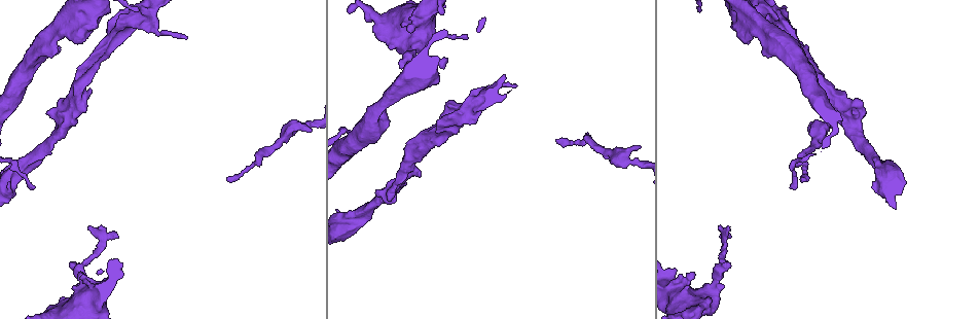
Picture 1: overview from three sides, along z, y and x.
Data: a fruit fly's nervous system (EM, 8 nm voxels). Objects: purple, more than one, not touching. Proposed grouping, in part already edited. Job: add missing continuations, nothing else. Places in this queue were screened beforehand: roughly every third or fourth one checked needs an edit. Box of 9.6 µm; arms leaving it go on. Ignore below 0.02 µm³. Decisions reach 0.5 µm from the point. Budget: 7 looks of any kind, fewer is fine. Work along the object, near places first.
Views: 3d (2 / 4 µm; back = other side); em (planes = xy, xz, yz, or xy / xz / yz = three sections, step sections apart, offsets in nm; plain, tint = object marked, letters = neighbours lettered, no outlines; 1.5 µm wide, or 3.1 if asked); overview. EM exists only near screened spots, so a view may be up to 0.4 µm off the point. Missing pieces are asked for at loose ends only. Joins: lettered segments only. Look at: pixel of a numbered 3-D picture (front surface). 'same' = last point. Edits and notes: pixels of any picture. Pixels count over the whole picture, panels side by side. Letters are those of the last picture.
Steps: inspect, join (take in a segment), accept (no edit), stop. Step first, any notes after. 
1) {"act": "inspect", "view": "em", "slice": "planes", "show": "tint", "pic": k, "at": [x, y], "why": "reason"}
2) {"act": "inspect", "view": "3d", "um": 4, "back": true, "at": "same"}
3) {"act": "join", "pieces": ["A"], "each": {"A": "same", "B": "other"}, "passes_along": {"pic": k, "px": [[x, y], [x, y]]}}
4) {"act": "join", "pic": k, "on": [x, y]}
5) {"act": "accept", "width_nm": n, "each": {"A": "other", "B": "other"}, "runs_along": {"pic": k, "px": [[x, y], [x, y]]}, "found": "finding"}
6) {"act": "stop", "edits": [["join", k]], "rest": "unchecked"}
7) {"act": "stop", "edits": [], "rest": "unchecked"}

{"act": "inspect", "view": "em", "slice": "xy", "step": 4, "show": "letters", "pic": 1, "at": [87, 228], "why": "an open end"}

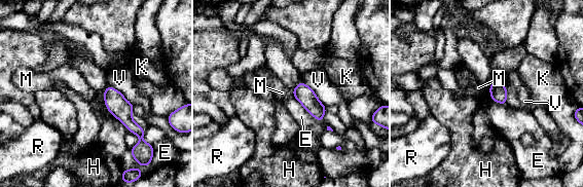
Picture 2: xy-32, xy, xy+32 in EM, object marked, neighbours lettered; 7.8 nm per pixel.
{"act": "accept", "longest_contact_nm": ["E", 320], "each": {"E": "other", "H": "other", "K": "other", "M": "other", "R": "other", "V": "other"}, "border": {"pic": 2, "px": [[291, 89], [293, 96]]}, "found": "none of them fits"}

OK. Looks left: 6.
{"act": "inspect", "view": "3d", "um": 4, "back": true, "pic": 1, "at": [515, 85]}

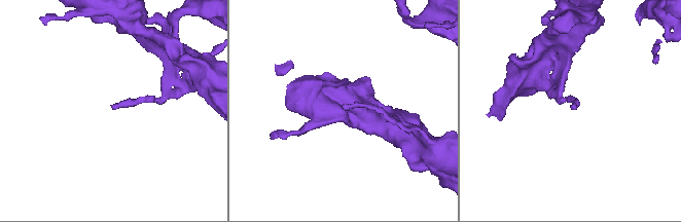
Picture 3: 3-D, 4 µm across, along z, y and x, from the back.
{"act": "inspect", "view": "em", "slice": "xy", "step": 4, "show": "tint", "pic": 3, "at": [344, 107]}

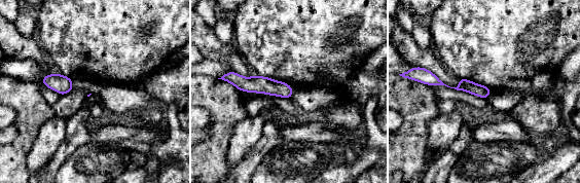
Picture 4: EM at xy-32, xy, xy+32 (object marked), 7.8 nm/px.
{"act": "inspect", "view": "em", "slice": "xz", "step": 4, "show": "letters", "at": "same", "why": "cut it another way"}

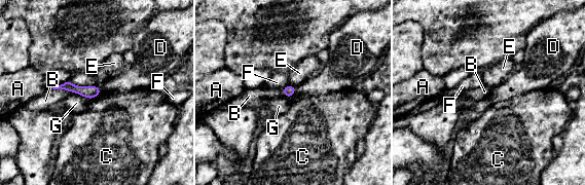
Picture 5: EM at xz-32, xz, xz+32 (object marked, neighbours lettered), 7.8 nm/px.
{"act": "accept", "each": {"A": "other", "B": "other", "C": "other", "D": "other", "E": "other", "F": "other", "G": "other"}, "found": "none of them fits"}

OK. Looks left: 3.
{"act": "inspect", "view": "3d", "um": 2, "pic": 1, "at": [556, 140], "why": "an open end"}

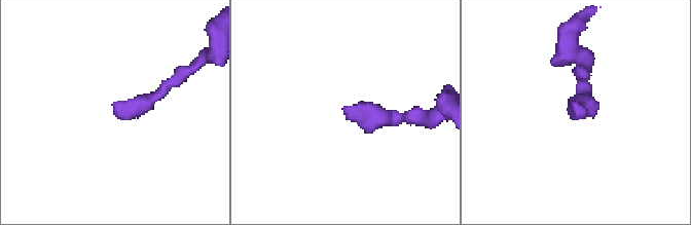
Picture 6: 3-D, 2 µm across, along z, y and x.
{"act": "inspect", "view": "em", "slice": "xy", "step": 8, "show": "letters", "pic": 6, "at": [572, 103]}

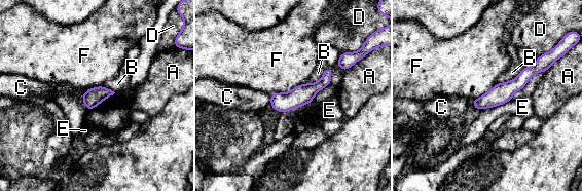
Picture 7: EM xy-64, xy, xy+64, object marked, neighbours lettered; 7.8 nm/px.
{"act": "accept", "width_nm": 150, "each": {"A": "other", "B": "other", "C": "other", "D": "other", "E": "other", "F": "other"}, "runs_along": {"pic": 7, "px": [[542, 64], [505, 91], [476, 105]]}, "found": "none of them fits"}

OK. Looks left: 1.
{"act": "stop", "edits": [], "rest": "unchecked"}

